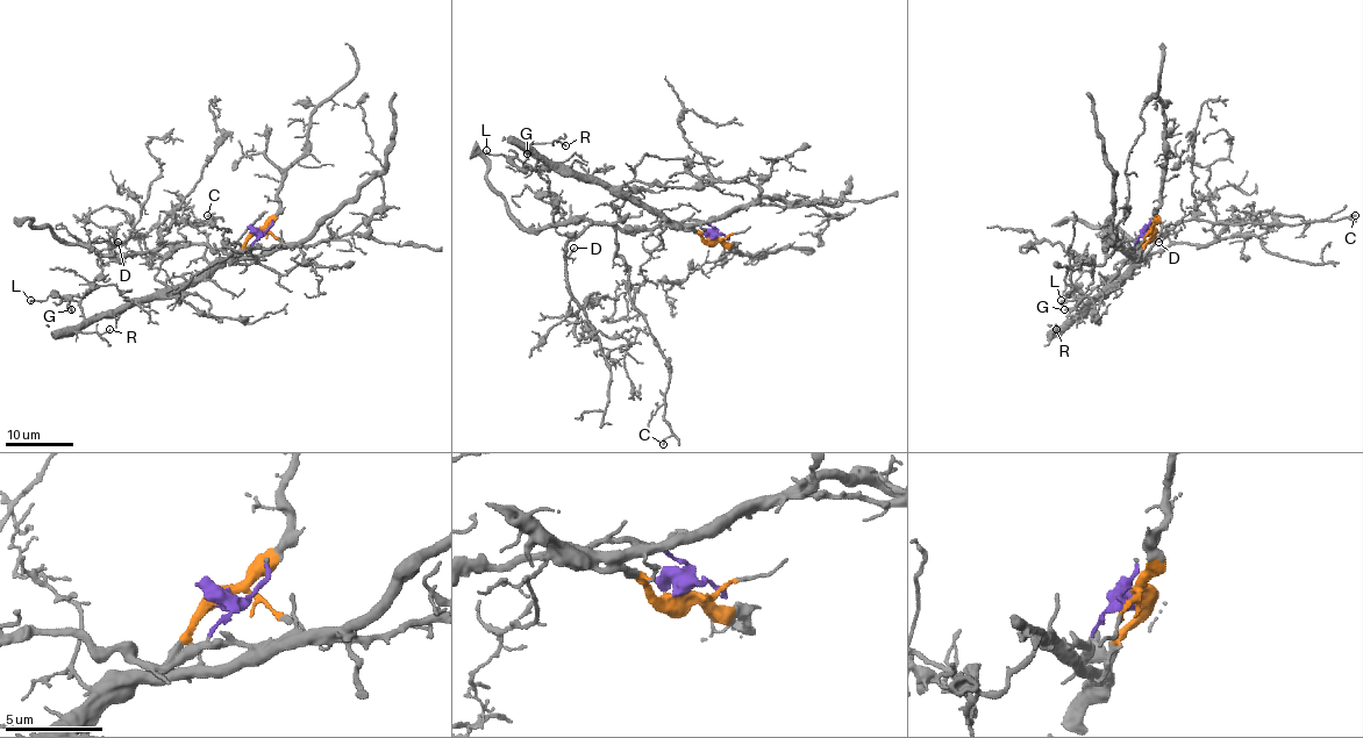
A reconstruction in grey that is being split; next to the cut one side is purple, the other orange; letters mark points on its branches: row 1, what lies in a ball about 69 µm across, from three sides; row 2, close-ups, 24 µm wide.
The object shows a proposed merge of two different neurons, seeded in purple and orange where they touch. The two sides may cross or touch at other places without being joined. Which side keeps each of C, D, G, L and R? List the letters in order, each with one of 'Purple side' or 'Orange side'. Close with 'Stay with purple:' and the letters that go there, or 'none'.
C: Purple side
D: Purple side
G: Purple side
L: Purple side
R: Orange side
Stay with purple: C, D, G, L

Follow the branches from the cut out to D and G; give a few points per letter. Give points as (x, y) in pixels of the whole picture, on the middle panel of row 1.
D: (712, 237), (712, 228), (693, 221), (634, 229), (606, 224), (584, 228), (566, 244), (565, 259), (573, 248)
G: (712, 237), (712, 228), (693, 221), (634, 229), (592, 221), (556, 222), (550, 185), (522, 163), (526, 153)

